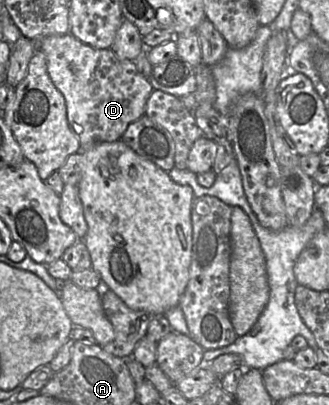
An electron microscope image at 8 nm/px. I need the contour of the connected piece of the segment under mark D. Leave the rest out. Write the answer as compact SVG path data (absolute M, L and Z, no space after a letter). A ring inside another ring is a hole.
M72 34L48 35L36 40L37 50L44 53L48 74L66 102L67 119L82 148L97 143L114 142L122 138L128 126L145 115L147 101L154 91L152 84L137 70L134 61L121 59L109 49L95 49Z

